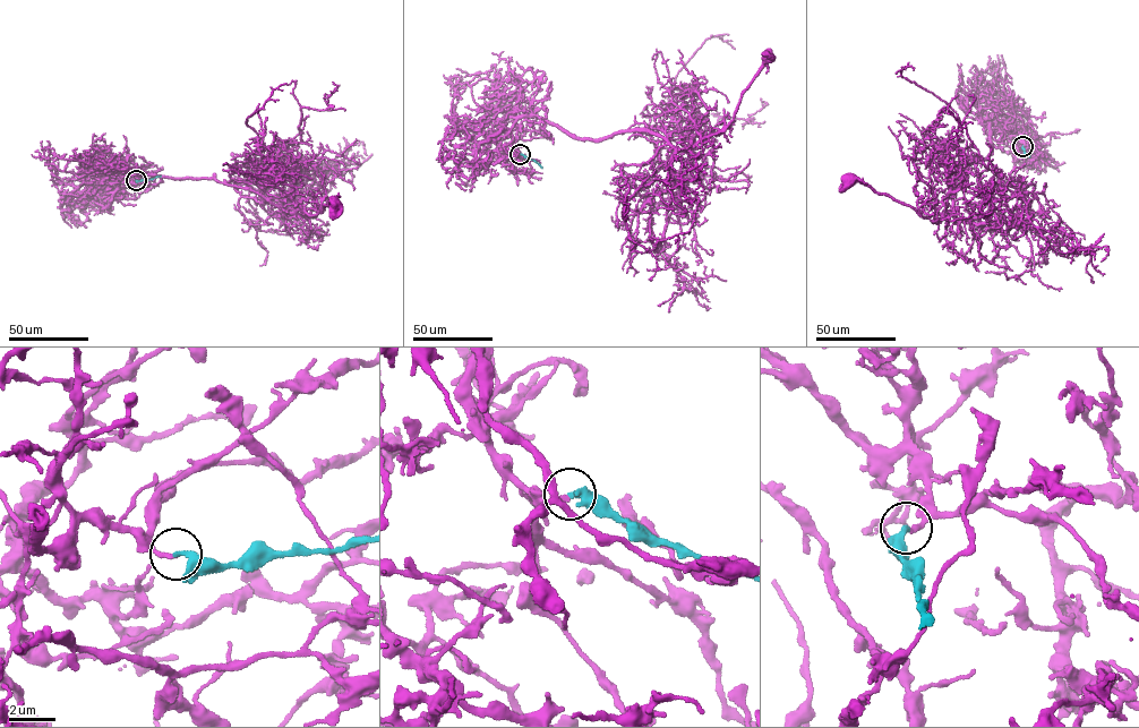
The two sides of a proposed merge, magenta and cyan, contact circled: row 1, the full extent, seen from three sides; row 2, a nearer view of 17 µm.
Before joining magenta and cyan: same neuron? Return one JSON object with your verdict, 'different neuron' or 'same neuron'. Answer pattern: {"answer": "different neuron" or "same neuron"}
{"answer": "same neuron"}

